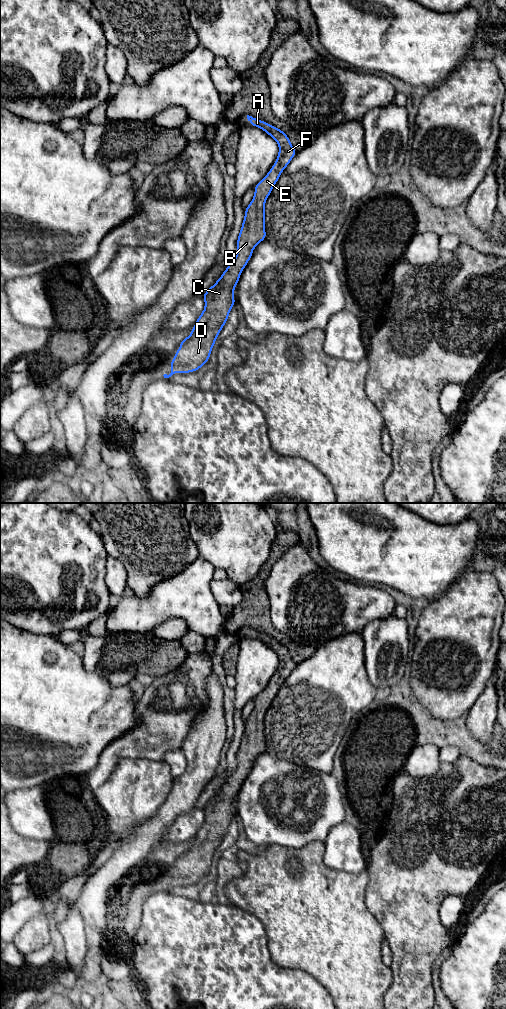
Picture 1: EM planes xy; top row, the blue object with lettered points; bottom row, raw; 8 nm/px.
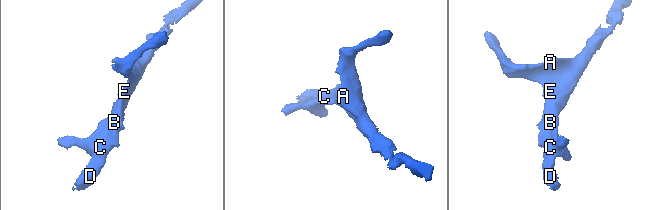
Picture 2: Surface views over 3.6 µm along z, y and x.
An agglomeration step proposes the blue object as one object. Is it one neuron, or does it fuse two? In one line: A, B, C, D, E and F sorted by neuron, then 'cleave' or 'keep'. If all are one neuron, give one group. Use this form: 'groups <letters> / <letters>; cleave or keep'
groups A B C D E F; keep

